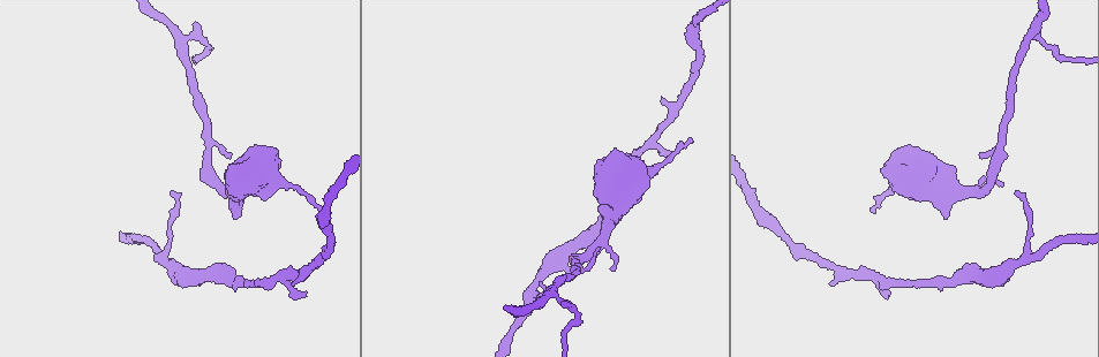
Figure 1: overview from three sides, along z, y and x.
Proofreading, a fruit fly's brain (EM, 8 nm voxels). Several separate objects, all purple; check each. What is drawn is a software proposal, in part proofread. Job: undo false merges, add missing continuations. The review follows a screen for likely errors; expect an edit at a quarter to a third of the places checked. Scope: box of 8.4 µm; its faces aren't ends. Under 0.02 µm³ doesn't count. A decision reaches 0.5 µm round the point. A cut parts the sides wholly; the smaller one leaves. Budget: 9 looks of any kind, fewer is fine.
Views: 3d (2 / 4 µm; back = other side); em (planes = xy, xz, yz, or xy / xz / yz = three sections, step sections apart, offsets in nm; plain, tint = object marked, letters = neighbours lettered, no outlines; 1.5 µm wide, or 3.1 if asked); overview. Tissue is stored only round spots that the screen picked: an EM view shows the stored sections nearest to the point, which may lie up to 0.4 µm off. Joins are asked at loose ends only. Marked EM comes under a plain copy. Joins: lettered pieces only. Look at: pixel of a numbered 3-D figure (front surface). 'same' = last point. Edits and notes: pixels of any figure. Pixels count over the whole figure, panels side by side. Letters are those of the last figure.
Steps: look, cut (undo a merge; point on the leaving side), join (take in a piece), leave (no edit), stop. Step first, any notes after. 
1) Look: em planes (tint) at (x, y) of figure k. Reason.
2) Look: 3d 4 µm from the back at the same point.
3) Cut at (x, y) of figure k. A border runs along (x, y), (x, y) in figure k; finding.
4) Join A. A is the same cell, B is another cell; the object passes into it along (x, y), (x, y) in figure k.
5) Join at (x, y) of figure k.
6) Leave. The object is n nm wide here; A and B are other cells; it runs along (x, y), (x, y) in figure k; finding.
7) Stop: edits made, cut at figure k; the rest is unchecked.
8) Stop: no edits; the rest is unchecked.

Look: em planes (tint) at (692, 143) of figure 1. Free end.

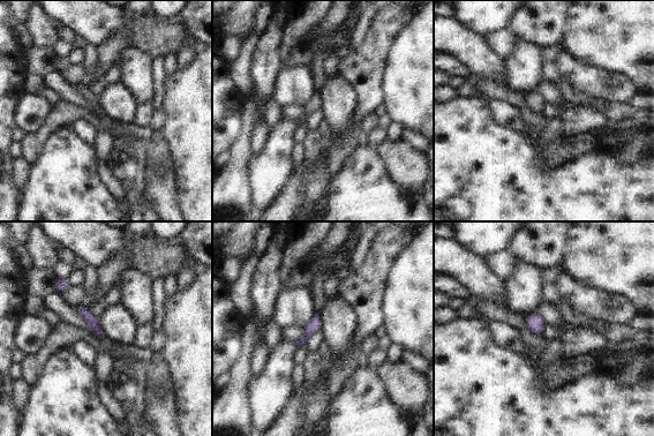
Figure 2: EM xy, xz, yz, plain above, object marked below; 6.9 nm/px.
Look: em planes (letters) at the same point. See the neighbours.

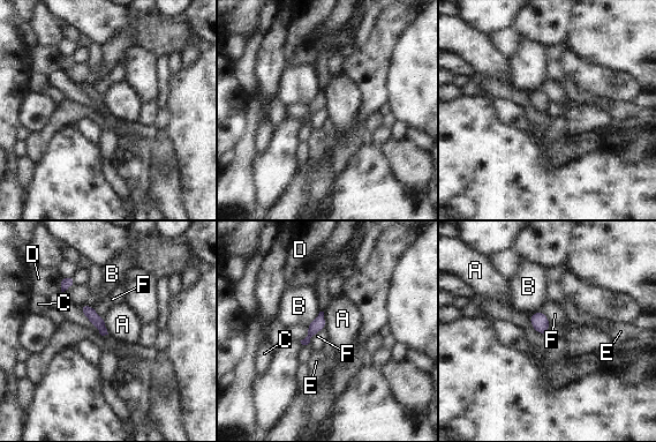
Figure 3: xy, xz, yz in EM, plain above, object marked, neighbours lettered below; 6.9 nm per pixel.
Leave. A, B, C, D, E and F are other cells; a border runs along (323, 312), (325, 328) in figure 3; none of them fits.

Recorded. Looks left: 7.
Look: em xz step 8 (letters) at (305, 292) of figure 1. Free end.

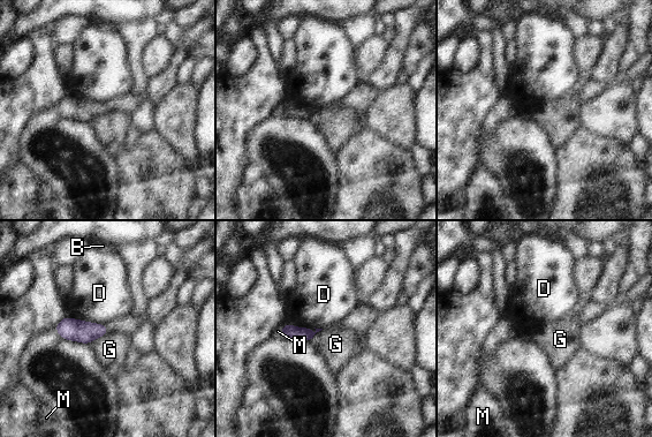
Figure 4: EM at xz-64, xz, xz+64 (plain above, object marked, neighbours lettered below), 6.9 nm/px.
Leave. B, D, G and M are other cells; a border runs along (81, 318), (88, 322), (105, 324) in figure 4; no lettered piece goes on from it.

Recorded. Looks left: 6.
Look: em planes (tint) at (238, 218) of figure 1. An open end.

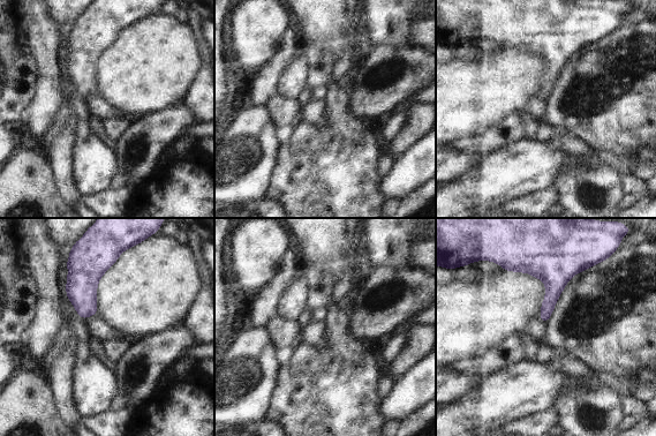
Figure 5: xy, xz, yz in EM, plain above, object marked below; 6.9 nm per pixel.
Look: em planes (letters) at the same point.

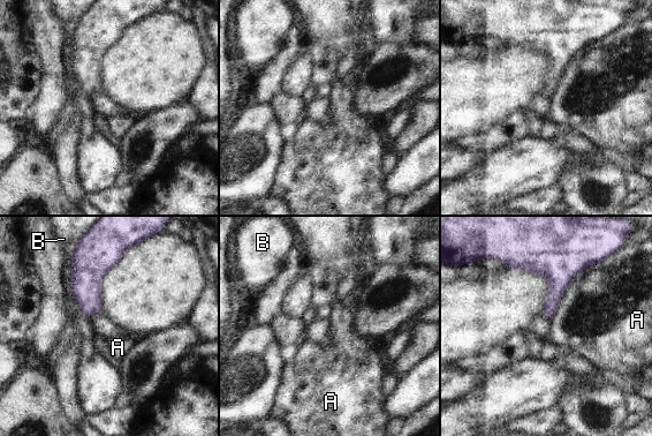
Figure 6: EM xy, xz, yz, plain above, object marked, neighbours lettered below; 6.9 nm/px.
Leave. A and B are other cells; a border runs along (592, 265), (574, 277), (551, 321) in figure 6; no lettered piece goes on from it.

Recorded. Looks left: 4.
Look: em yz step 4 (tint) at (183, 44) of figure 1. Arms part here.

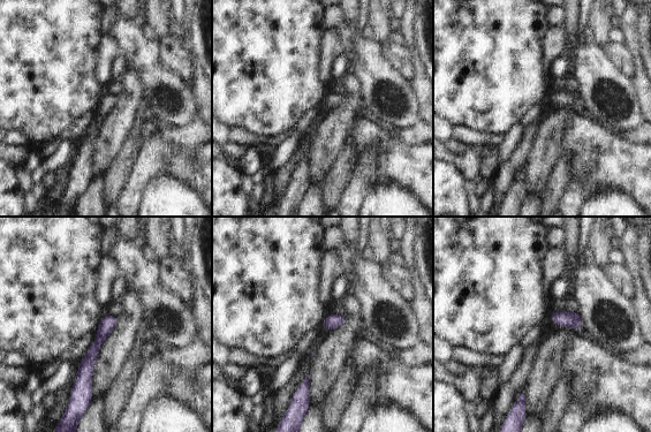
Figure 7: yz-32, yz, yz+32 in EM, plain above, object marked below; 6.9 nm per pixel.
Look: em planes (letters) at the same point. Another direction.

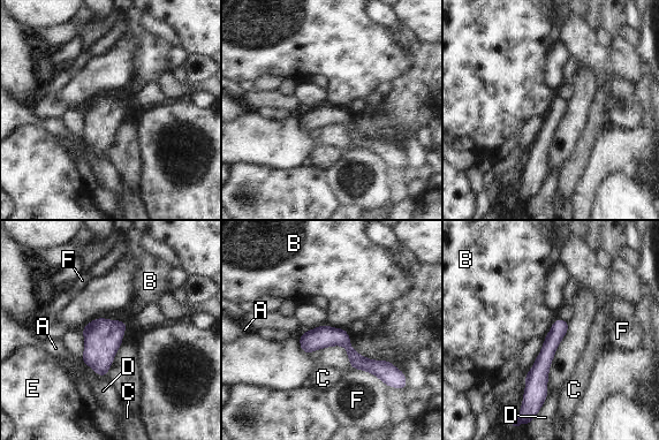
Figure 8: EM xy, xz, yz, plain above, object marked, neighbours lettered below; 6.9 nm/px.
Leave. The longest contact is with F, 280 nm; A, B, C, D, E and F are other cells; all the same cell.

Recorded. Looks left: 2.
Stop: no edits; the rest is unchecked.

